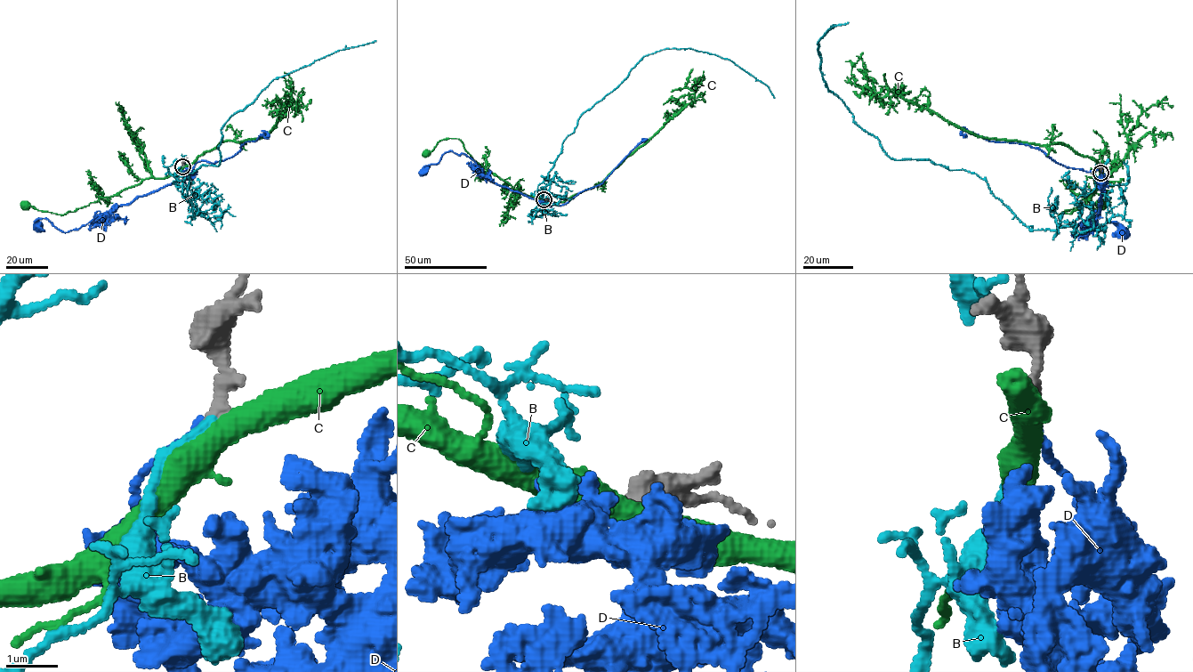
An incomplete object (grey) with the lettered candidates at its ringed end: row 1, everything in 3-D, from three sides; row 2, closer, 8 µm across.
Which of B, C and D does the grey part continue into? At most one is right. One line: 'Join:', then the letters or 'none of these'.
Join: B

